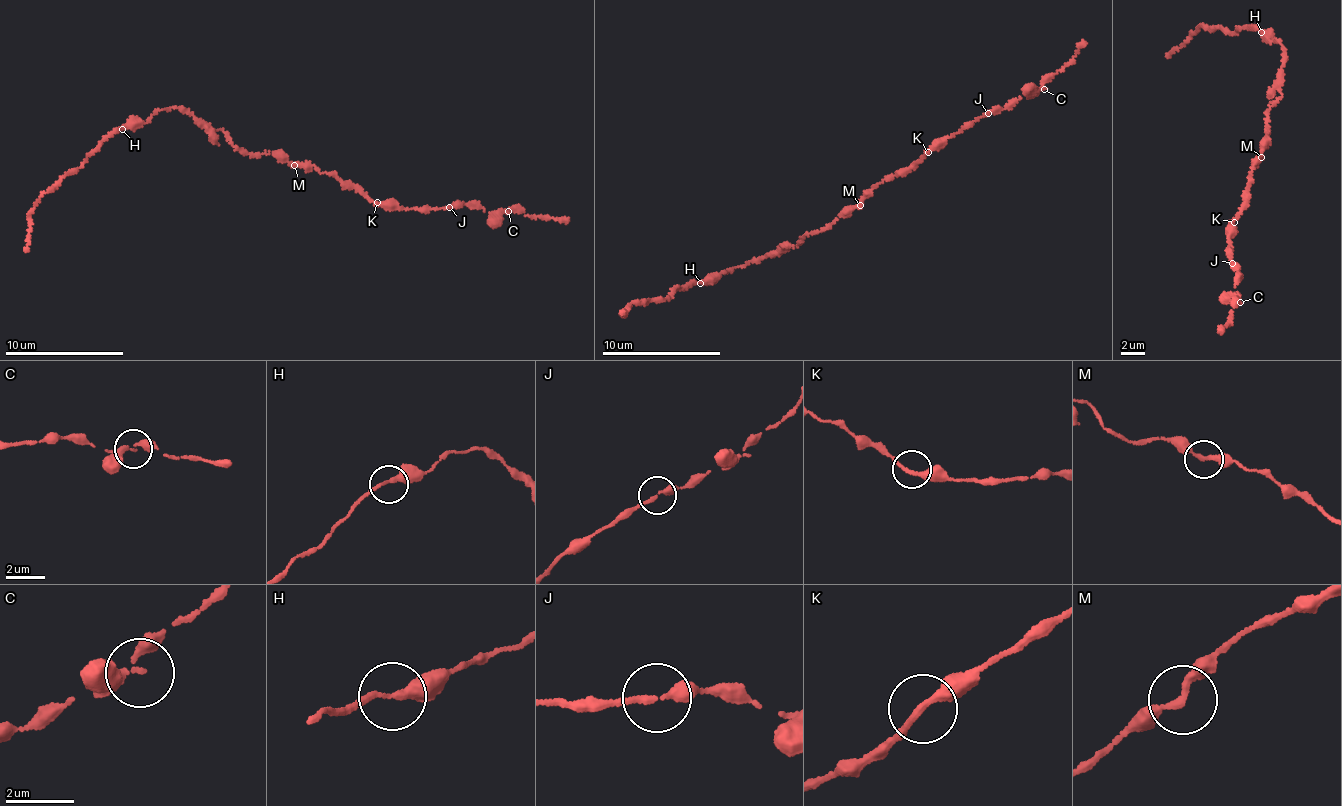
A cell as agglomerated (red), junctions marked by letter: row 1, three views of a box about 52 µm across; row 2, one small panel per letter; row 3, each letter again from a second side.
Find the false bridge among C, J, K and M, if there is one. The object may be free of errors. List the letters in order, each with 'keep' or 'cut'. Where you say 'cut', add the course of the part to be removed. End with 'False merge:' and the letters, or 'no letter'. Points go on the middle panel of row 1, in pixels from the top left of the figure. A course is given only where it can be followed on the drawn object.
C: keep
J: keep
K: keep
M: keep
False merge: no letter

